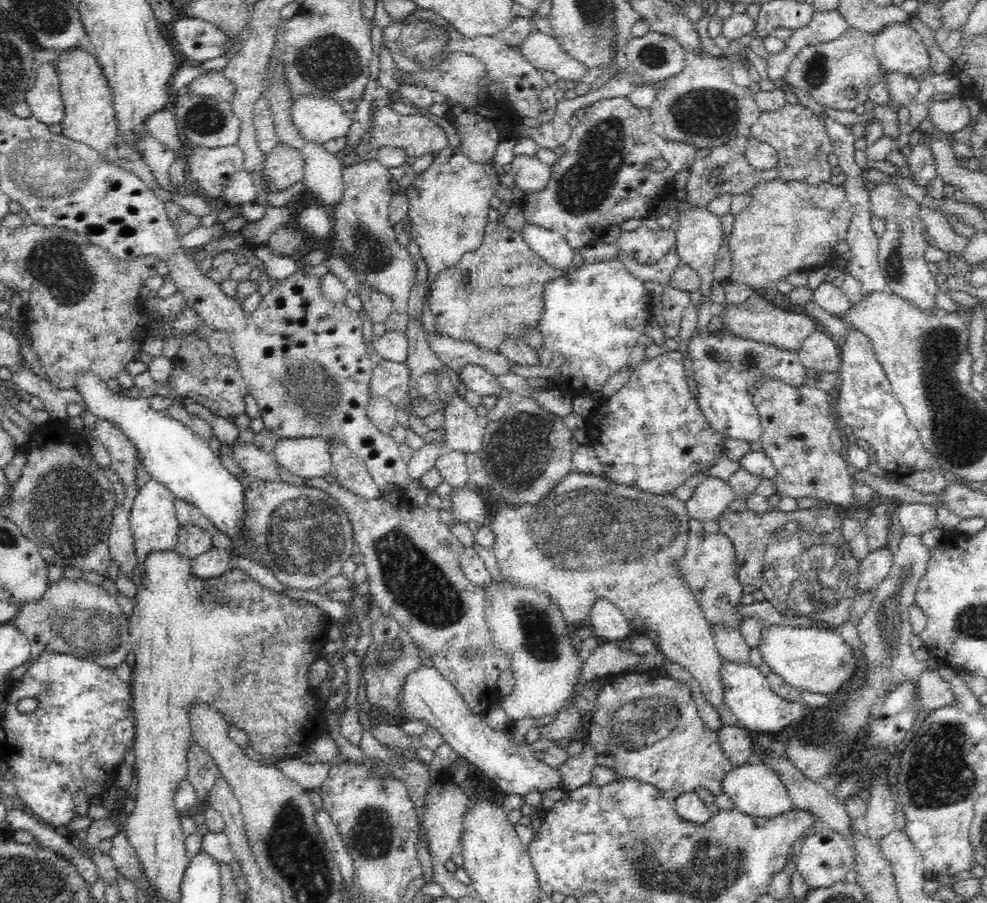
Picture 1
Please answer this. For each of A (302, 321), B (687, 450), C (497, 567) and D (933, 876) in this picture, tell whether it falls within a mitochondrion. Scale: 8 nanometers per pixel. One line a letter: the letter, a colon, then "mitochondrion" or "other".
A: other
B: other
C: other
D: other

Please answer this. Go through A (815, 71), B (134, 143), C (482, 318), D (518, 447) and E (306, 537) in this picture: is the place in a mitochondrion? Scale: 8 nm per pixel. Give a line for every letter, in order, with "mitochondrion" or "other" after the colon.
A: mitochondrion
B: other
C: mitochondrion
D: mitochondrion
E: mitochondrion

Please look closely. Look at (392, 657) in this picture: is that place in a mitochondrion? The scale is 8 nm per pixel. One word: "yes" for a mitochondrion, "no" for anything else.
yes

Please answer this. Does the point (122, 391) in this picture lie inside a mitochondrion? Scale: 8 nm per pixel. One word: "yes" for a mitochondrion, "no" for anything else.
no

